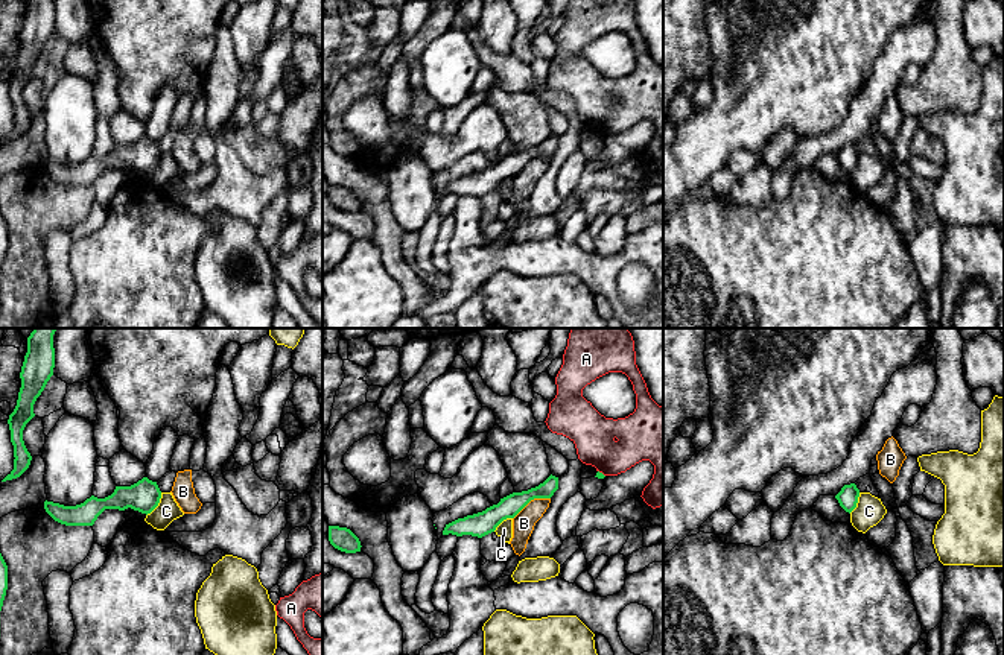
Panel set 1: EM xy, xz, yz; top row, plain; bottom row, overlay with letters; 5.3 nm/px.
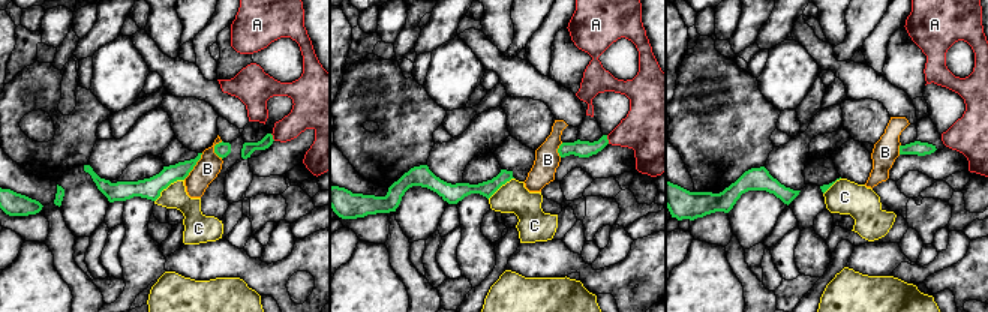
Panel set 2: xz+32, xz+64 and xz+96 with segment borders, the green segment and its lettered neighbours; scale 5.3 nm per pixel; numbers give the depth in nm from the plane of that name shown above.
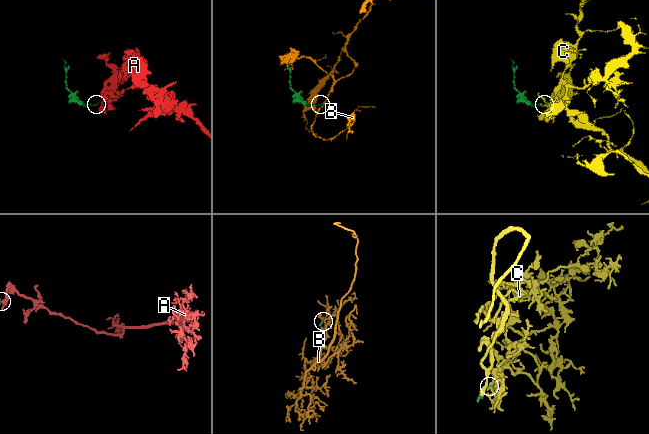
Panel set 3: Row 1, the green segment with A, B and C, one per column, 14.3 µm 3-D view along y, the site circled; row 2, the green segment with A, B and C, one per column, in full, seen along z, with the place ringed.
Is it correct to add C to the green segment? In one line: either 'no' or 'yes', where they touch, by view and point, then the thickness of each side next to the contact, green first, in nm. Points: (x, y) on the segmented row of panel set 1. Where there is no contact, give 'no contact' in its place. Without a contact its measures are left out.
no | xy (157, 505) | 160/120 nm

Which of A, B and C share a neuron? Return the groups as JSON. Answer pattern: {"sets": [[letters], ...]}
{"sets": [["A"], ["B"], ["C"]]}

